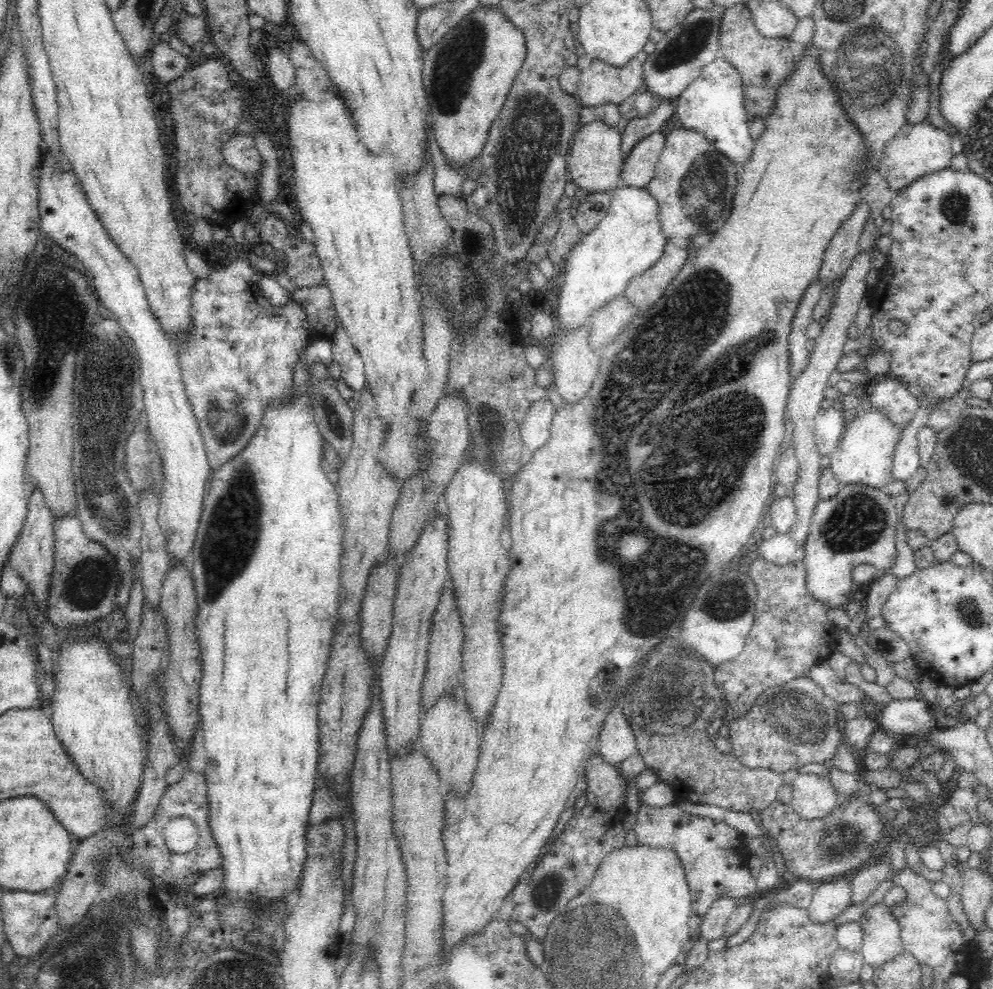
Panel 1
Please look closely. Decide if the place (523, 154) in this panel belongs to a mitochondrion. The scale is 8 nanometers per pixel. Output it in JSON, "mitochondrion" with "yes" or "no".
{"mitochondrion":"yes"}

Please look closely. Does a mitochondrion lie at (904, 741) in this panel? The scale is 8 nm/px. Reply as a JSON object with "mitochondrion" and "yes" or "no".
{"mitochondrion":"no"}

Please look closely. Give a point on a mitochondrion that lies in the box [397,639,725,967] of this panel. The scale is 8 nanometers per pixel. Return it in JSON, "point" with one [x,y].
{"point":[548,899]}

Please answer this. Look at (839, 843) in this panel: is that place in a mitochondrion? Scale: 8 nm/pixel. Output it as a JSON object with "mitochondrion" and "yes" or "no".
{"mitochondrion":"yes"}

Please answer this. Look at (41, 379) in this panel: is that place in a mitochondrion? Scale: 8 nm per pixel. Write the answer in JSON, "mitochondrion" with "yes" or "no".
{"mitochondrion":"yes"}

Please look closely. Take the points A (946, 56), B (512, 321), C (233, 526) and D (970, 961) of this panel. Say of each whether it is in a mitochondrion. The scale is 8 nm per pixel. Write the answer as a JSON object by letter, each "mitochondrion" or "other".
{"A":"other","B":"other","C":"mitochondrion","D":"other"}

